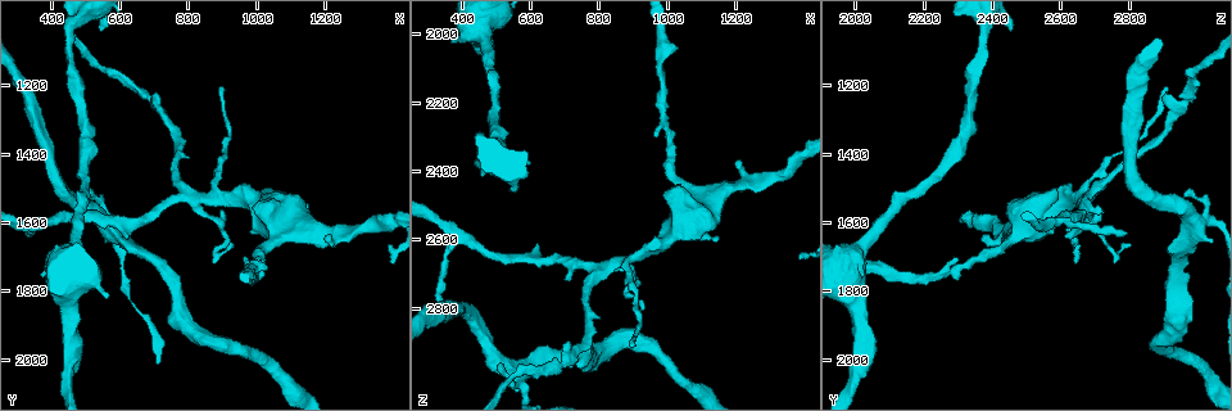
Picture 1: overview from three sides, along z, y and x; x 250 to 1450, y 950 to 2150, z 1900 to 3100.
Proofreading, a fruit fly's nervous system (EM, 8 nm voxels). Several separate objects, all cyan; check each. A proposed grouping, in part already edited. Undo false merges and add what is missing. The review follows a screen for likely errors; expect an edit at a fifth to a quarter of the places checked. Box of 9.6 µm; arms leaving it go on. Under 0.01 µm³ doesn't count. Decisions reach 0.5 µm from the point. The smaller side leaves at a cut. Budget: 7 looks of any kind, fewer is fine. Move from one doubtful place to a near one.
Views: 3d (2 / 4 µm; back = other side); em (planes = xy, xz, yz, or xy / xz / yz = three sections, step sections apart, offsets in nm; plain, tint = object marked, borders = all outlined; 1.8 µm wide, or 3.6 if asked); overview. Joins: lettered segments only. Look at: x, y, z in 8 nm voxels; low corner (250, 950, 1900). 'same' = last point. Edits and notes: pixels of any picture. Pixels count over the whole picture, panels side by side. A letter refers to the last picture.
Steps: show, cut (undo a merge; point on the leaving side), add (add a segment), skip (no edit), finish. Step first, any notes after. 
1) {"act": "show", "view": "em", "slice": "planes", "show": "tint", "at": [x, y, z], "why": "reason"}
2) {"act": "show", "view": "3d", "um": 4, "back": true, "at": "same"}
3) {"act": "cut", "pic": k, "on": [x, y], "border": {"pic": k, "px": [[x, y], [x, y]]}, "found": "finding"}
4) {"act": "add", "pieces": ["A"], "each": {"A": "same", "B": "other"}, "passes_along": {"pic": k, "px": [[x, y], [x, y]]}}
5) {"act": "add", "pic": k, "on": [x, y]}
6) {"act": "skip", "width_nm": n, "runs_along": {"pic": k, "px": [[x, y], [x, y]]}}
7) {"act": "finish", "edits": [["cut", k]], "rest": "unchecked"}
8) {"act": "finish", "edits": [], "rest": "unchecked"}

{"act": "show", "view": "3d", "um": 2, "at": [540, 1040, 2450], "why": "branch stops here"}

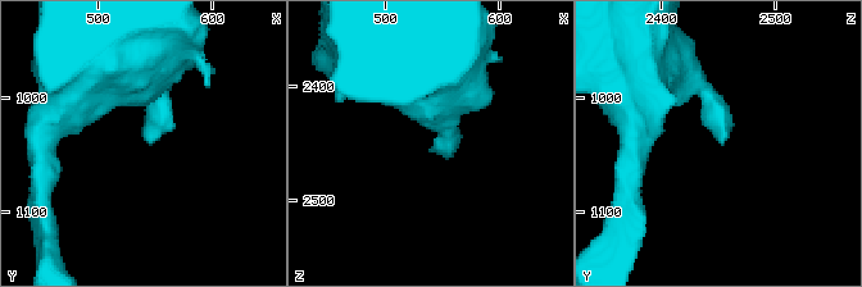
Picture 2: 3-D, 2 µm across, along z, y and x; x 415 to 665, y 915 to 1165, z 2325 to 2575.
{"act": "show", "view": "em", "slice": "planes", "show": "borders", "at": [540, 1034, 2454], "why": "need the tissue"}

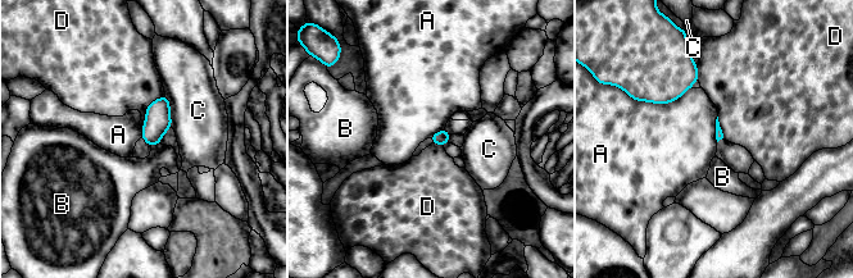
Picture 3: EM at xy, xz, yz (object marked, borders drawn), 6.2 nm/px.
{"act": "skip", "longest_contact_nm": ["A", 360], "each": {"A": "other", "B": "other", "C": "other", "D": "other"}, "border": {"pic": 3, "px": [[692, 87], [668, 103], [638, 101]]}, "found": "no lettered segment goes on from it"}

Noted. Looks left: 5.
{"act": "show", "view": "3d", "um": 2, "at": [580, 1610, 2990], "why": "abrupt turn"}

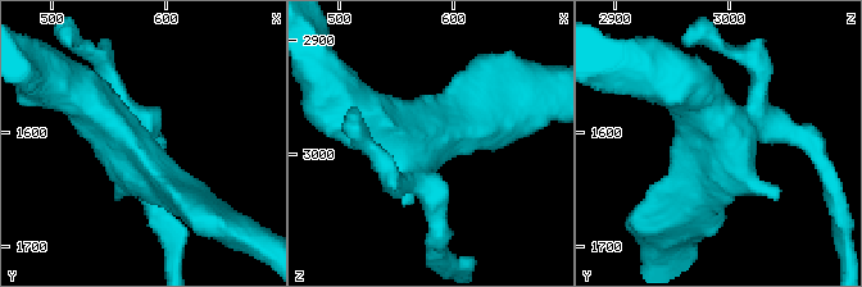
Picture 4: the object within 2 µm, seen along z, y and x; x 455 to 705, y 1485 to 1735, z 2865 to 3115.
{"act": "show", "view": "em", "slice": "planes", "show": "tint", "at": [570, 1614, 2988], "arms": 3, "why": "need the tissue"}

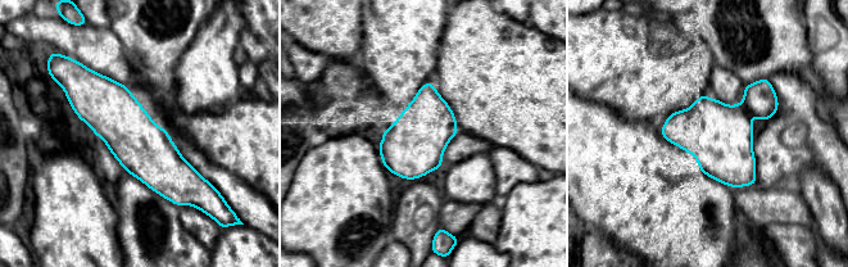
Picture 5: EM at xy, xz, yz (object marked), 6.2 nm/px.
{"act": "show", "view": "em", "slice": "planes", "show": "borders", "at": "same", "why": "see the neighbours"}

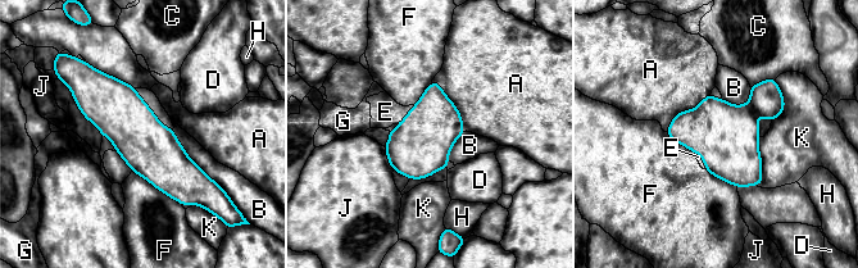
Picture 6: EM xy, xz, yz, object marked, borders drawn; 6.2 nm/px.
{"act": "cut", "pic": 6, "on": [766, 98], "each": {"A": "other", "B": "other", "C": "other", "D": "other", "E": "other", "F": "other", "G": "other", "H": "other", "J": "other", "K": "other"}, "border": {"pic": 6, "px": [[749, 101], [758, 116]]}, "found": "two neurons meet here"}

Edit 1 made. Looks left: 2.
{"act": "finish", "edits": [["cut", 6]], "rest": "unchecked"}

